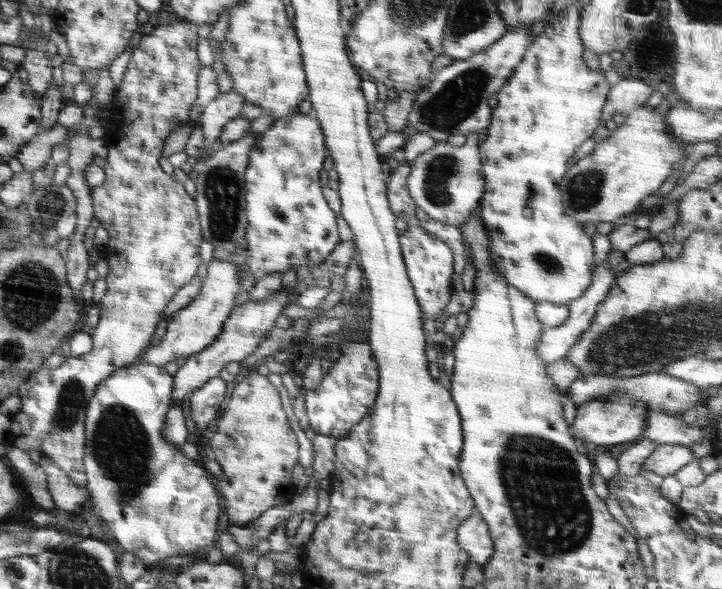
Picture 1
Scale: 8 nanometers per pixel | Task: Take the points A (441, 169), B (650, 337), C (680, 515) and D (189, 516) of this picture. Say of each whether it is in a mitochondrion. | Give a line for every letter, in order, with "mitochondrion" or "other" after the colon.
A: mitochondrion
B: mitochondrion
C: other
D: other

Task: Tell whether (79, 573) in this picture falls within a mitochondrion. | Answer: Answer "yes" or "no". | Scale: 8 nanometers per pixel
yes

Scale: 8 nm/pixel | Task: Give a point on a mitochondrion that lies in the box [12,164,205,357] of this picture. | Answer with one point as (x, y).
(50, 207)

